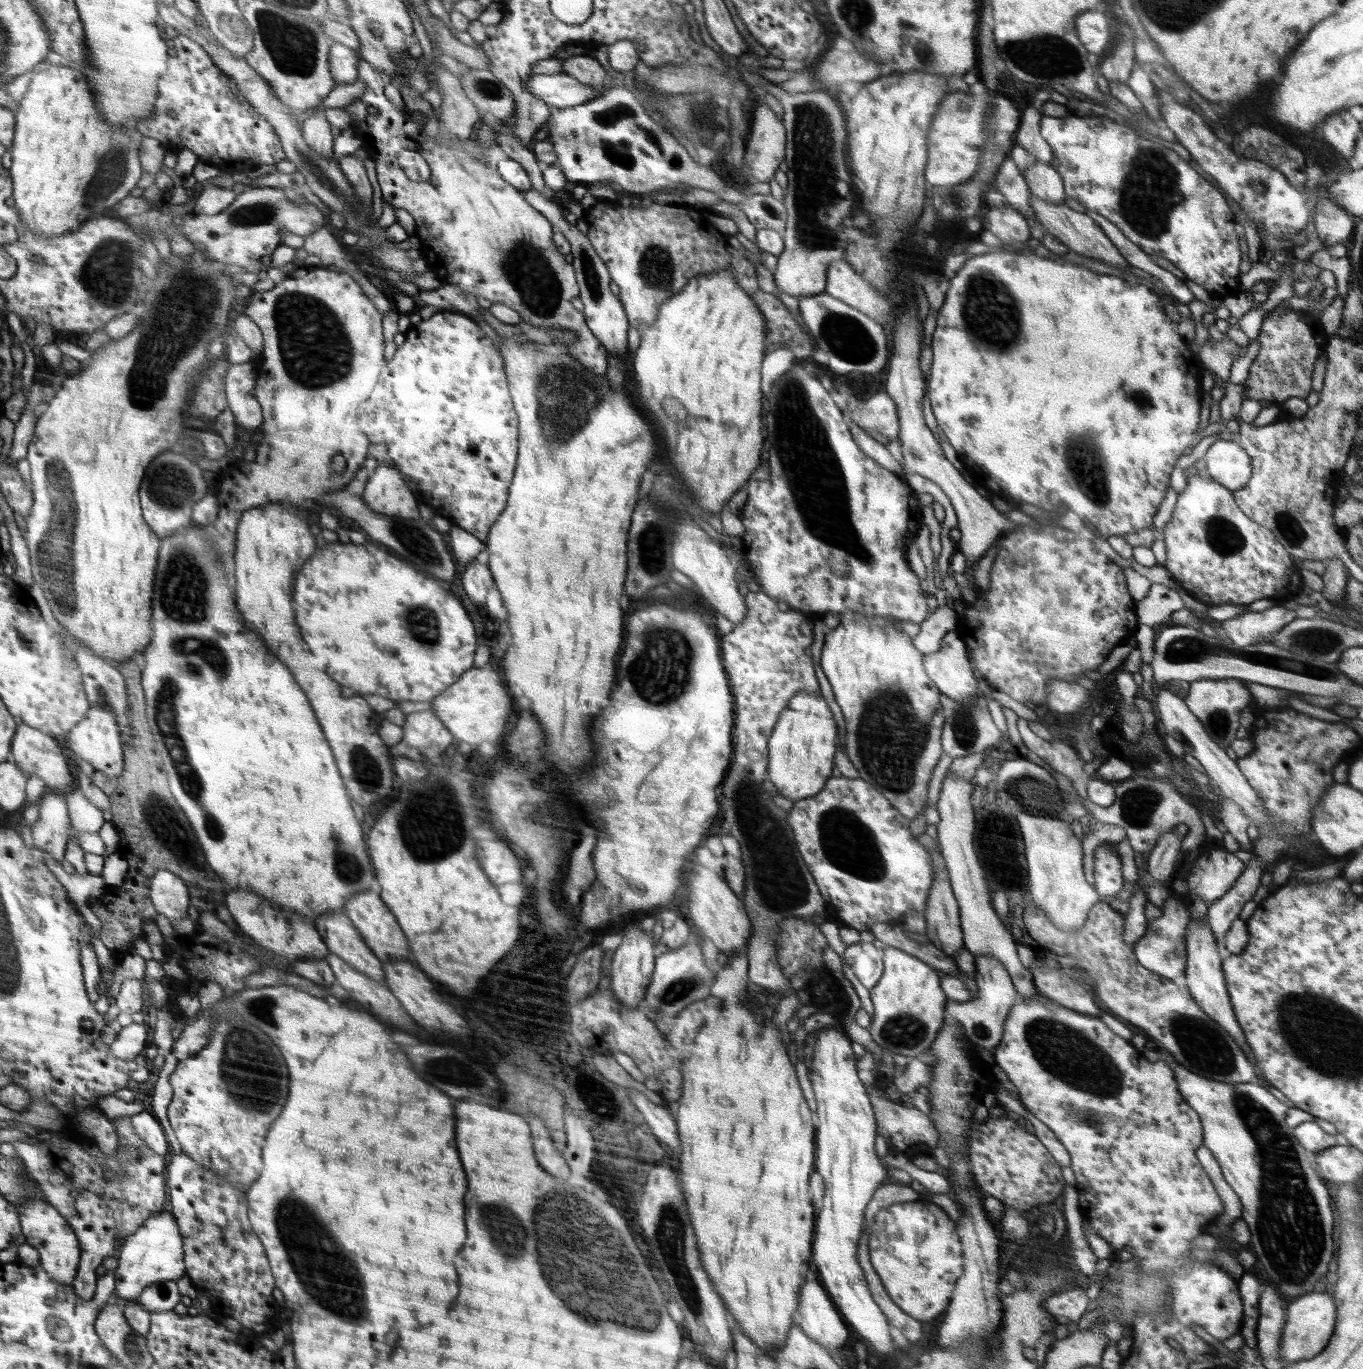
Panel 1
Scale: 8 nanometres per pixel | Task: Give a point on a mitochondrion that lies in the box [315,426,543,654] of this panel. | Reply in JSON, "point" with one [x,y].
{"point":[425,622]}

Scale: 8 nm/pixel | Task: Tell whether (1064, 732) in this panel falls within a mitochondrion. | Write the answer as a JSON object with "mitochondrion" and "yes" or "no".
{"mitochondrion":"no"}

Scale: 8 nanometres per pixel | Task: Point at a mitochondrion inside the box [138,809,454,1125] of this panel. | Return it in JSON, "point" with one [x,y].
{"point":[251,1075]}

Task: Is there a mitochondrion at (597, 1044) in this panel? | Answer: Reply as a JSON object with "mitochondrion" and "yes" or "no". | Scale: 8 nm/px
{"mitochondrion":"no"}

